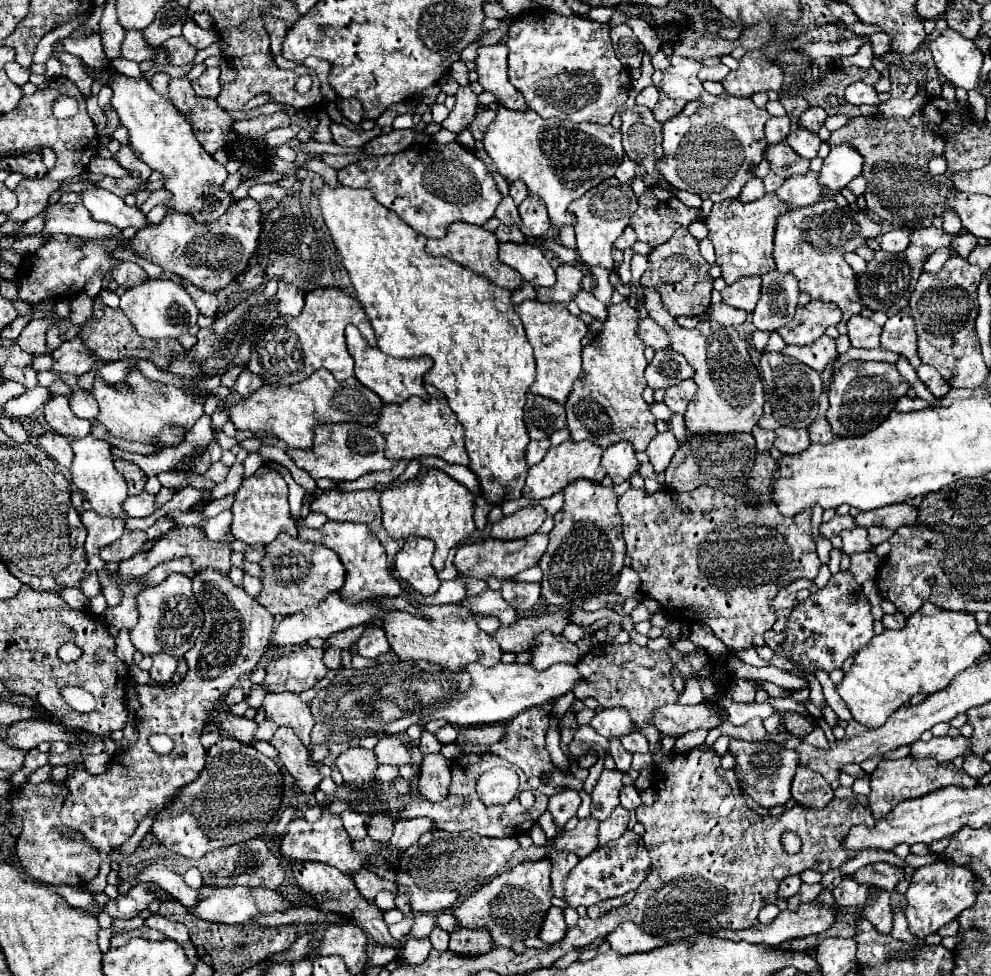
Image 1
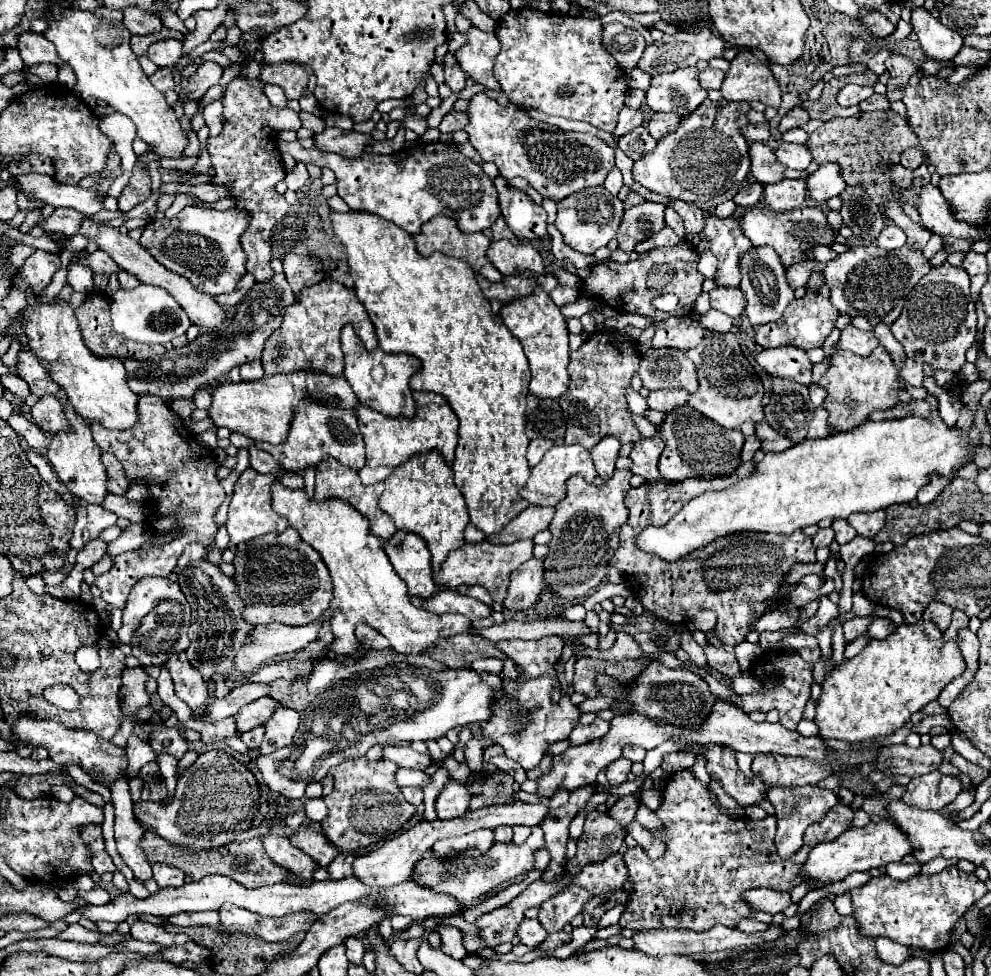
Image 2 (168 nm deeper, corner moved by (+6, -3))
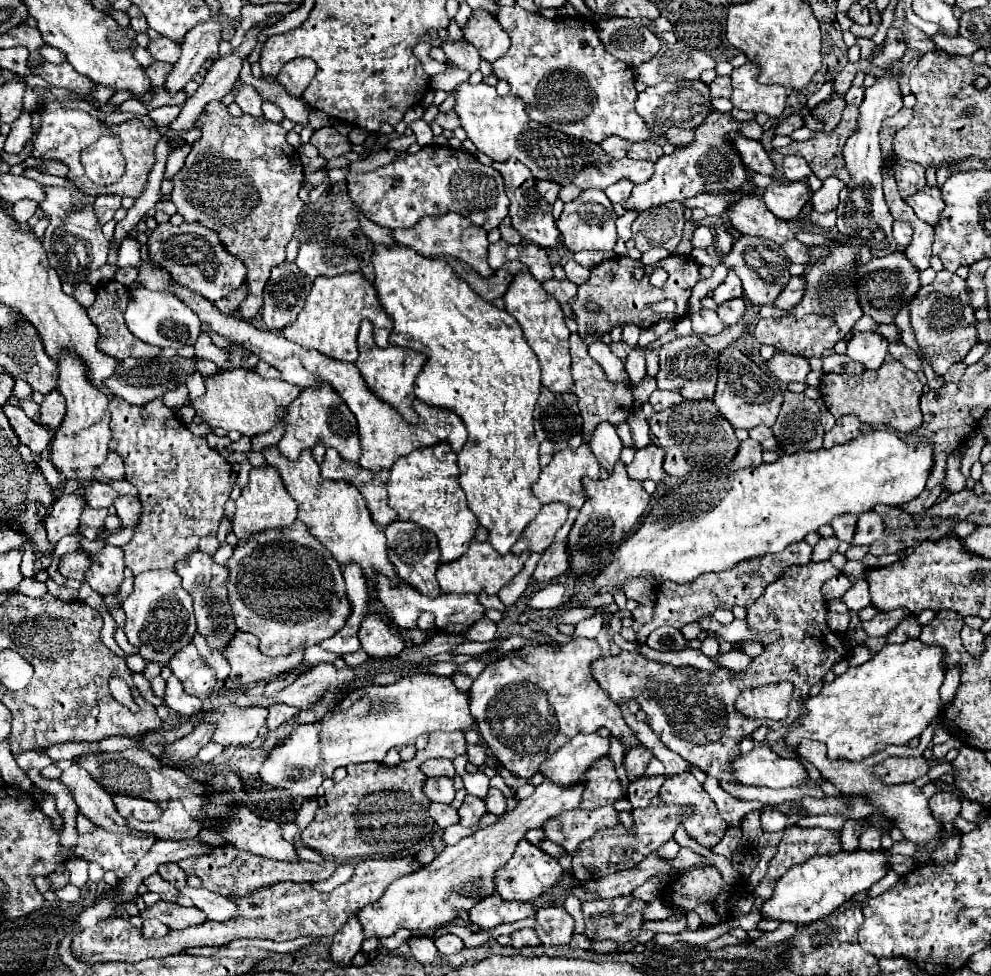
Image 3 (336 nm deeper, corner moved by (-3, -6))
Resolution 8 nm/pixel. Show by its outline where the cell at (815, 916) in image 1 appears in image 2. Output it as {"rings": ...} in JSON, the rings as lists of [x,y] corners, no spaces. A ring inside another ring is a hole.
{"rings":[[[714,925],[710,931],[698,933],[690,929],[644,929],[636,931],[632,941],[634,949],[646,953],[648,957],[664,957],[664,955],[690,955],[690,953],[712,953],[712,951],[724,951],[724,949],[734,949],[734,947],[756,947],[774,939],[780,939],[784,935],[782,925],[770,925],[762,933],[742,933],[738,929],[728,929],[724,925]]]}

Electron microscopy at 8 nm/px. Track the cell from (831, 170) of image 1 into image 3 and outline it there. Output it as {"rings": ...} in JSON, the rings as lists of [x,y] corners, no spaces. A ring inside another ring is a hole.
{"rings":[[[837,178],[823,180],[823,186],[811,196],[811,206],[817,212],[831,212],[839,204],[839,192],[845,188],[845,184]]]}

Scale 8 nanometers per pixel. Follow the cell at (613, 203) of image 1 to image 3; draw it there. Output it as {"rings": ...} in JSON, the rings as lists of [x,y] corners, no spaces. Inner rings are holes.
{"rings":[[[583,190],[573,202],[565,204],[565,208],[557,220],[557,230],[561,232],[563,242],[571,252],[581,252],[581,250],[607,250],[607,252],[611,252],[617,242],[615,220],[617,220],[617,214],[613,210],[611,200],[605,196],[605,192]]]}

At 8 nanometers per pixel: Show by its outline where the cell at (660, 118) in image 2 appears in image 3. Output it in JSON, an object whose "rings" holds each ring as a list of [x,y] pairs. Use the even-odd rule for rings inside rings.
{"rings":[[[673,126],[673,128],[667,130],[665,136],[667,136],[669,144],[673,144],[675,148],[685,148],[685,146],[689,146],[689,144],[693,142],[695,132],[693,132],[693,130],[685,130],[685,128],[677,128],[677,126]]]}

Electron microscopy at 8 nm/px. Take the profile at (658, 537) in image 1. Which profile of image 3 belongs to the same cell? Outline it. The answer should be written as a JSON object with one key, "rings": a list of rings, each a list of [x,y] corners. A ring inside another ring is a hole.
{"rings":[[[803,540],[797,544],[787,546],[781,554],[769,554],[767,558],[753,558],[749,562],[741,562],[741,566],[735,566],[733,570],[727,570],[725,574],[703,574],[697,578],[697,582],[691,584],[673,584],[665,582],[665,586],[657,588],[657,600],[653,606],[653,620],[637,630],[637,642],[645,642],[647,636],[659,628],[659,626],[673,626],[683,628],[689,622],[699,620],[701,616],[713,614],[717,608],[731,610],[733,606],[751,606],[765,590],[765,586],[773,580],[777,580],[787,568],[801,566],[811,560],[811,546]]]}

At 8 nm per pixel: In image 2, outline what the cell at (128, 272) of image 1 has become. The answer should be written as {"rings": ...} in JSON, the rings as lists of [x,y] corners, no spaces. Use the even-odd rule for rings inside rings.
{"rings":[[[100,249],[86,255],[84,265],[88,265],[94,273],[100,273],[100,275],[114,275],[114,273],[120,271],[120,267],[114,263],[114,259],[110,259],[108,253],[104,253]]]}

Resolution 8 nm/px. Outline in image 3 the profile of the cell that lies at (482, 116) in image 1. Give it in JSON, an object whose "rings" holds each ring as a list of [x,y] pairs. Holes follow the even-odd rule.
{"rings":[[[453,112],[437,114],[435,122],[437,122],[441,128],[445,128],[445,130],[455,130],[455,128],[459,128],[459,124],[457,124],[457,116],[455,116]]]}

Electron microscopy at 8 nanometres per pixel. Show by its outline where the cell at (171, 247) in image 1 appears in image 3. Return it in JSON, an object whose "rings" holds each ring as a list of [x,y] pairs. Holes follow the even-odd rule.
{"rings":[[[159,224],[149,236],[149,260],[161,268],[165,268],[175,282],[187,286],[195,294],[203,296],[209,302],[225,298],[231,290],[239,288],[245,282],[245,264],[237,258],[225,254],[225,246],[221,246],[217,234],[207,230],[201,224],[187,224],[181,226],[173,224]]]}

